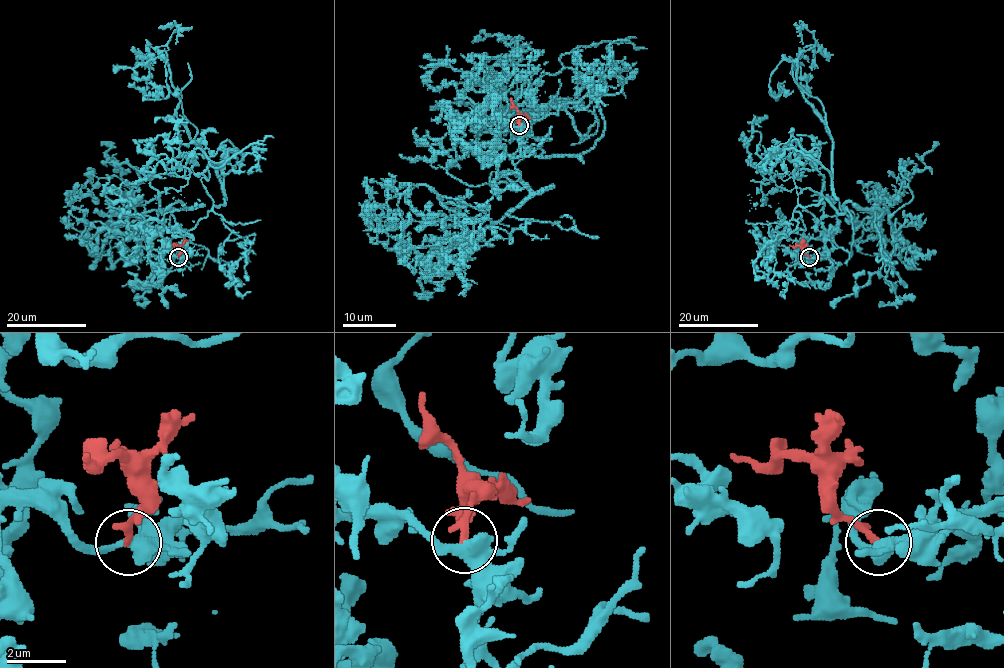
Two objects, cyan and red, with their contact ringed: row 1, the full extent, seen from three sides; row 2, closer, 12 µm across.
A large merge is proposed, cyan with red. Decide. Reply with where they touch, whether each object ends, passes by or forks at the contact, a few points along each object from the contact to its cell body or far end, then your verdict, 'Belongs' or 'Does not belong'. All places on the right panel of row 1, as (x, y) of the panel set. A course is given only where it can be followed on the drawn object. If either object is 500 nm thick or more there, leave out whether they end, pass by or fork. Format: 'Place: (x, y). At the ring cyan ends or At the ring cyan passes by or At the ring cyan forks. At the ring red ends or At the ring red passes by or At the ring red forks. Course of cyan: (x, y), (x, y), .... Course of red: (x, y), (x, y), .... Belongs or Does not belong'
Place: (809, 257). At the ring cyan forks. At the ring red ends. Course of cyan: (810, 257), (783, 235), (798, 165), (766, 161), (795, 148), (831, 182), (833, 140), (793, 61), (785, 81). Course of red: (809, 257), (799, 246), (789, 245). Belongs

